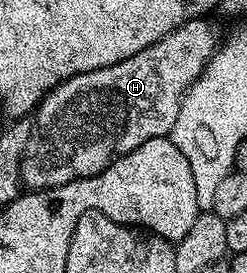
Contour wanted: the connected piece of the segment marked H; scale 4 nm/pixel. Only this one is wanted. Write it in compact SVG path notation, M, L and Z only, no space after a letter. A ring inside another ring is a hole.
M207 17L190 20L162 36L150 48L130 56L130 60L67 78L44 95L34 111L29 142L21 158L21 183L28 190L49 190L76 178L89 178L105 170L113 158L128 154L146 144L146 140L169 137L188 89L217 52L216 30L208 21Z

